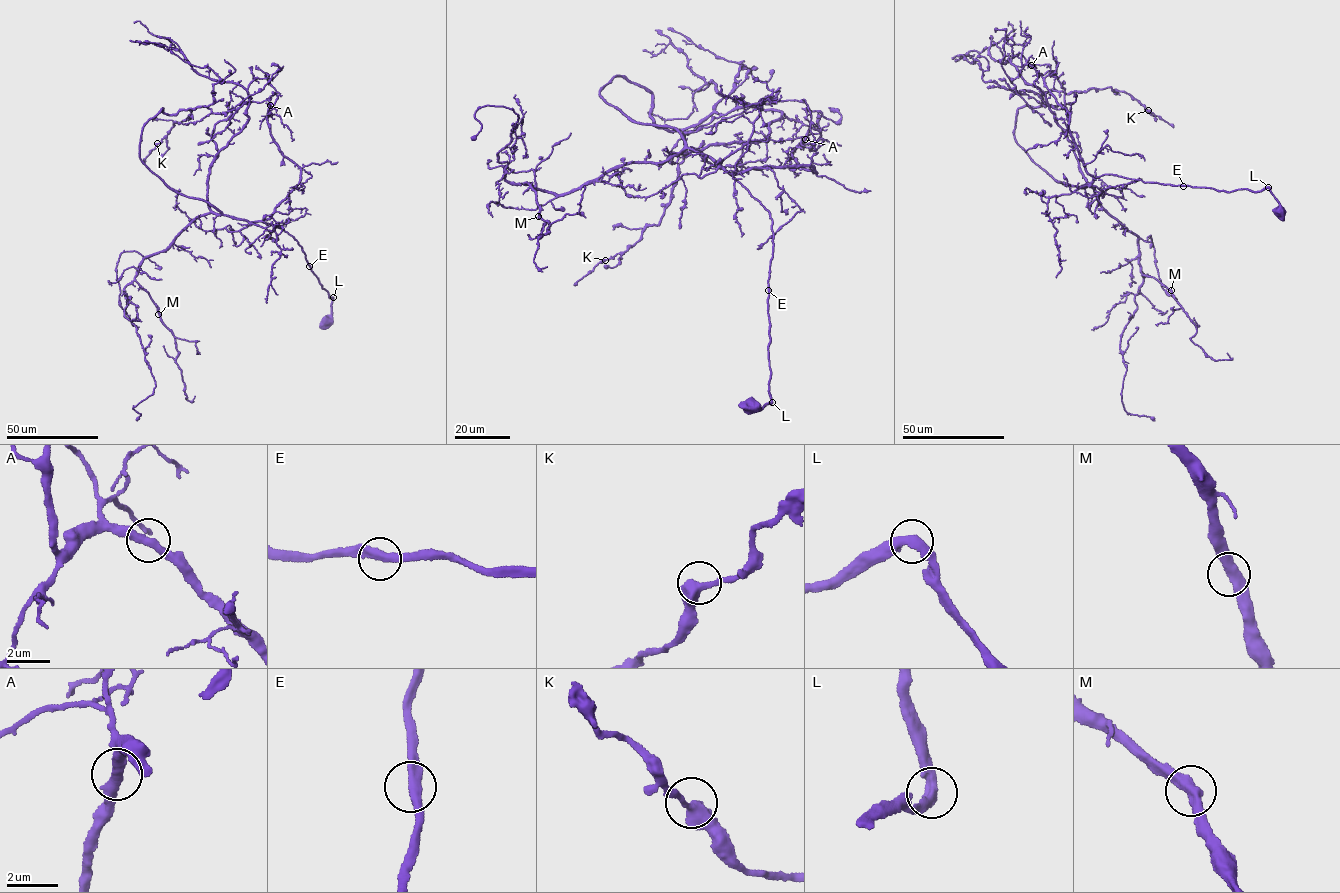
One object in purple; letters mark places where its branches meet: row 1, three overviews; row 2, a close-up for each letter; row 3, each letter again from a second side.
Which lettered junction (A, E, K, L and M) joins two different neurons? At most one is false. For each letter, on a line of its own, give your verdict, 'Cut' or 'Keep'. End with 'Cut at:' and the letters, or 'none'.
A: Keep
E: Keep
K: Keep
L: Keep
M: Keep
Cut at: none

